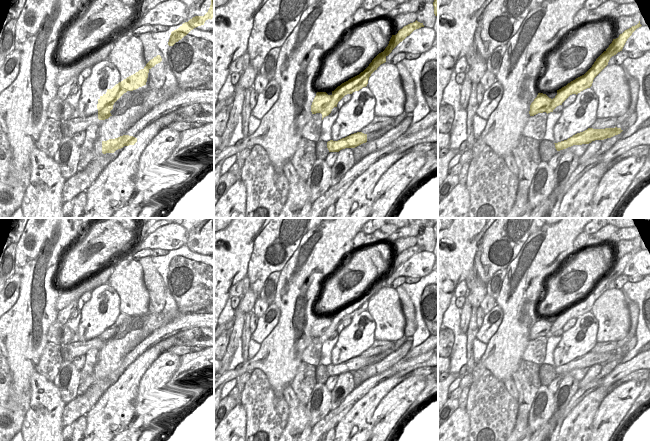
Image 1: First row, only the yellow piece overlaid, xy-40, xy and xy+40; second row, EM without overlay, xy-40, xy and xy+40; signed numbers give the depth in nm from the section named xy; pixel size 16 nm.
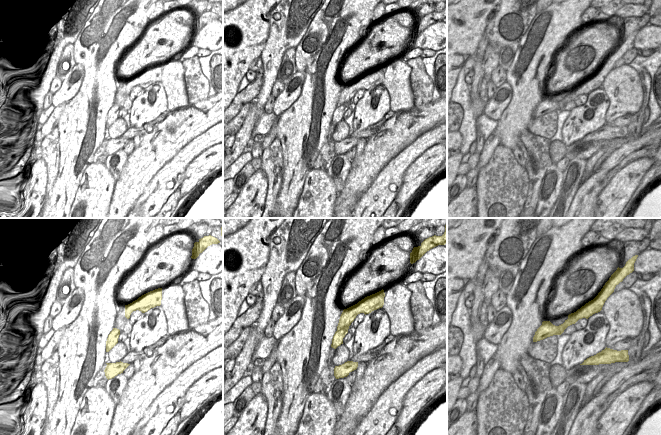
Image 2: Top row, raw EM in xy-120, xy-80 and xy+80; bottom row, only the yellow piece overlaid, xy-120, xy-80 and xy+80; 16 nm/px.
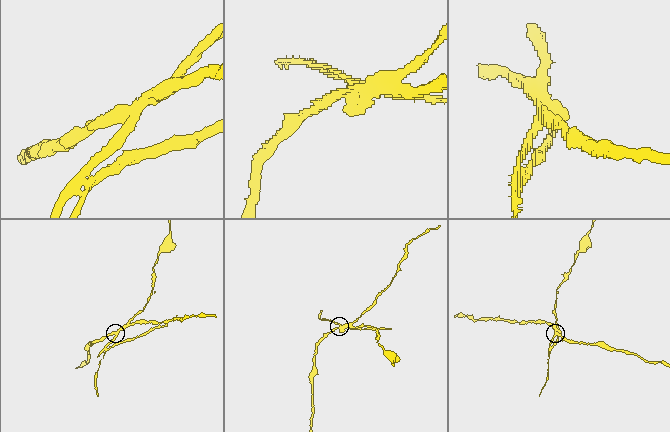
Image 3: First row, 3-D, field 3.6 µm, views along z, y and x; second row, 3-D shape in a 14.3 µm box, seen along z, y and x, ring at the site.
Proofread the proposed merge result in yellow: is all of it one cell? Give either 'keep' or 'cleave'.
cleave

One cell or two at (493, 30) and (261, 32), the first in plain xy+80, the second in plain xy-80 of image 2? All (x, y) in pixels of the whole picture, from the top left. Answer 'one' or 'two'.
two

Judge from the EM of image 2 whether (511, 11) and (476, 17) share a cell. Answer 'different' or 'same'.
different

